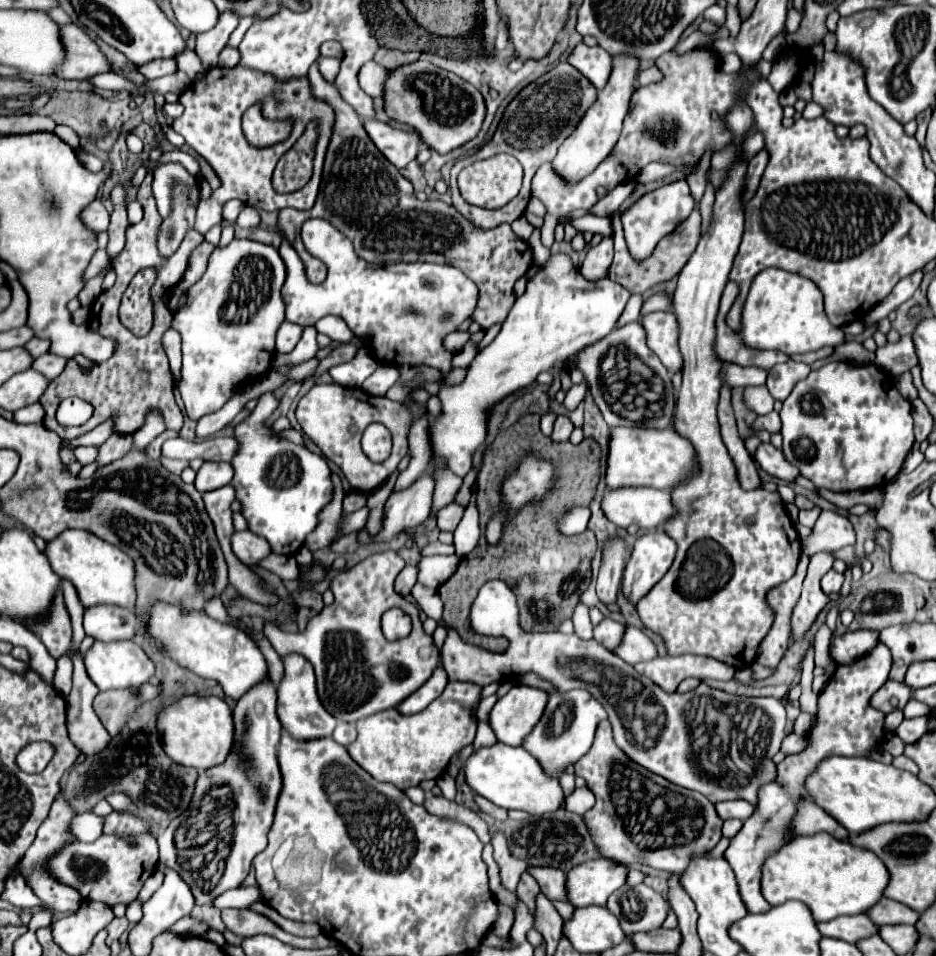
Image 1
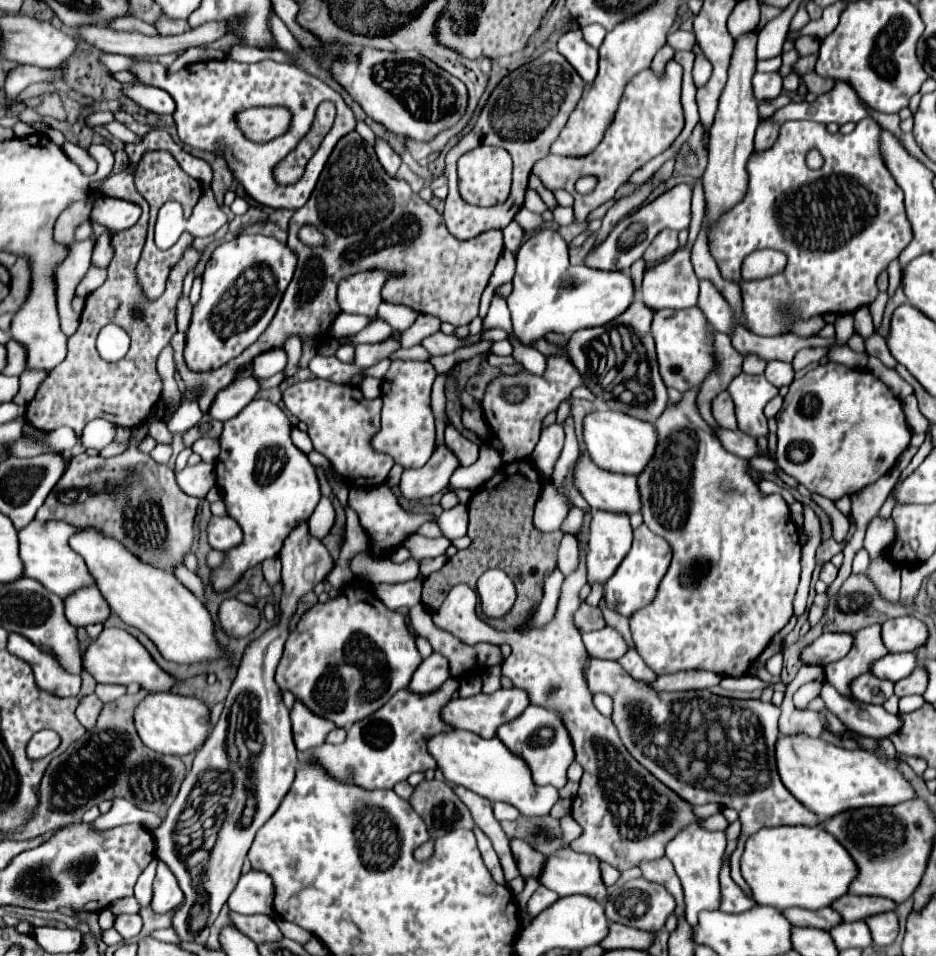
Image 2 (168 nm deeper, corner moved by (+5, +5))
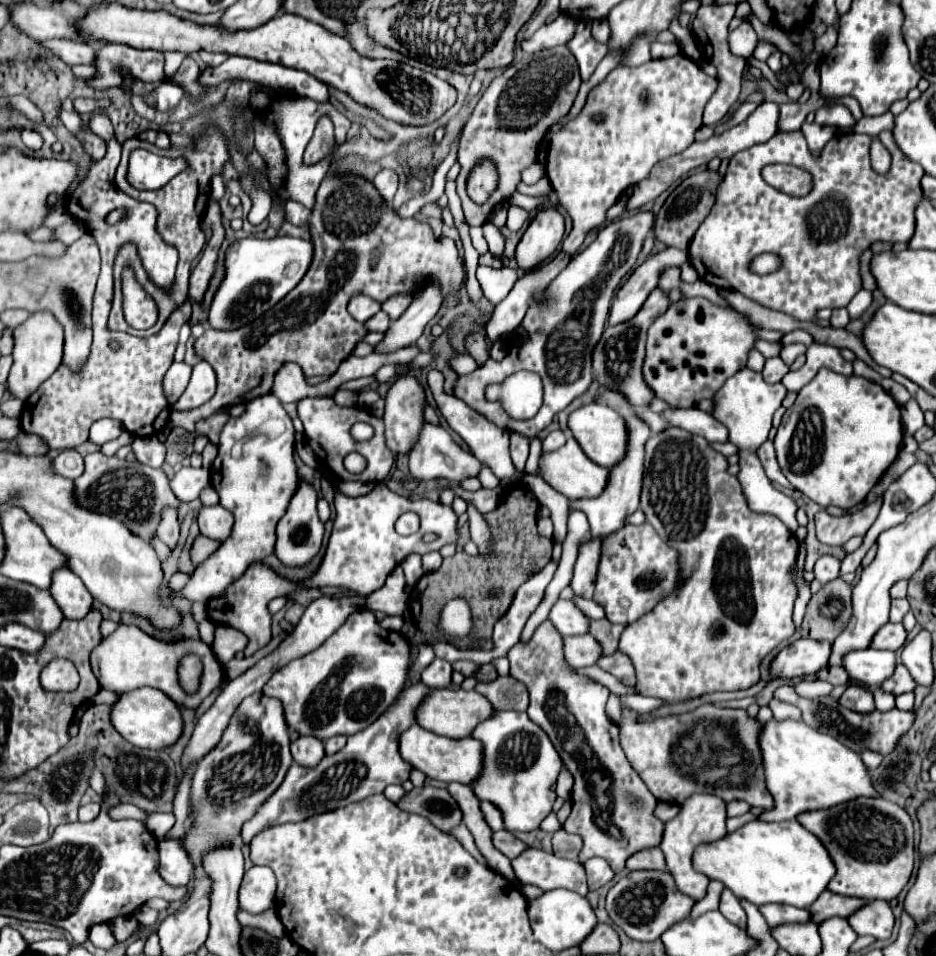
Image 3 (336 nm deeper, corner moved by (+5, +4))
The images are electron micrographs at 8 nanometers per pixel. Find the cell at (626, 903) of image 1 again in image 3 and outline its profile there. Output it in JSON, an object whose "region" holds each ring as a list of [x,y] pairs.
{"region":[[[637,870],[623,876],[607,894],[607,912],[611,920],[633,940],[657,940],[673,922],[689,918],[695,900],[675,886],[667,870]]]}

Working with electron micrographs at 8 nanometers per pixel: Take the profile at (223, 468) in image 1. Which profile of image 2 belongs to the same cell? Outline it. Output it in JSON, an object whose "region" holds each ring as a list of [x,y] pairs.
{"region":[[[203,461],[193,467],[187,465],[183,471],[177,473],[177,483],[185,493],[203,499],[215,485],[215,465]]]}

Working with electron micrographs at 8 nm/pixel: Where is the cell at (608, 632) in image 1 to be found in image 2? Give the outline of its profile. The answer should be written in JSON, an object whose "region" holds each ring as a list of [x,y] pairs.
{"region":[[[583,603],[579,607],[579,611],[575,613],[575,627],[581,631],[581,633],[587,633],[587,631],[599,631],[605,627],[605,619],[603,619],[603,613],[599,607],[589,607],[587,603]]]}

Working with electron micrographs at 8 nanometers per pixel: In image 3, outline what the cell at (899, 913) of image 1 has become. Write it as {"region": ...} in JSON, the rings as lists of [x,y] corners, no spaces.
{"region":[[[825,890],[813,904],[811,904],[811,918],[815,918],[815,924],[831,918],[831,916],[841,916],[847,918],[849,914],[853,914],[857,908],[861,908],[867,900],[863,898],[849,898],[849,896],[841,896],[841,894],[833,894],[829,890]]]}

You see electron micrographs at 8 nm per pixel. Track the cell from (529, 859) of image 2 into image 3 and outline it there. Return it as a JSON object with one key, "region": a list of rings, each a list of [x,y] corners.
{"region":[[[499,830],[499,832],[493,832],[493,844],[497,846],[497,850],[501,852],[501,854],[505,854],[507,858],[517,858],[527,846],[521,842],[521,840],[517,840],[511,832],[507,832],[507,830]]]}

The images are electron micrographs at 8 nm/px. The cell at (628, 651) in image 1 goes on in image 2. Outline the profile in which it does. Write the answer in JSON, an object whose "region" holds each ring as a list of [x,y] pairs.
{"region":[[[605,627],[593,633],[583,633],[583,645],[591,657],[613,659],[613,661],[623,657],[623,653],[627,653],[629,649],[627,641],[613,627]]]}

